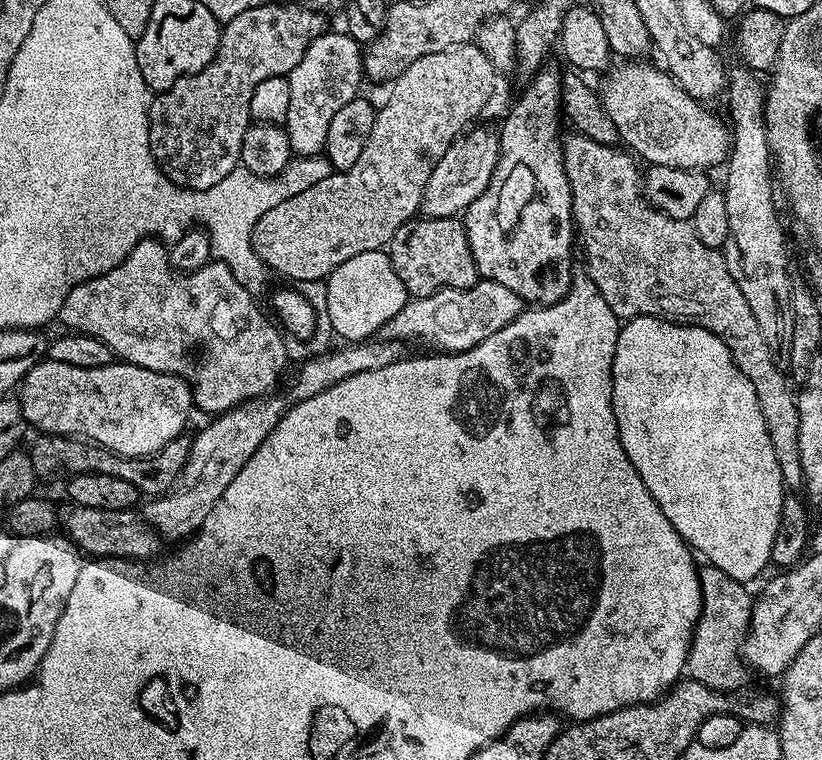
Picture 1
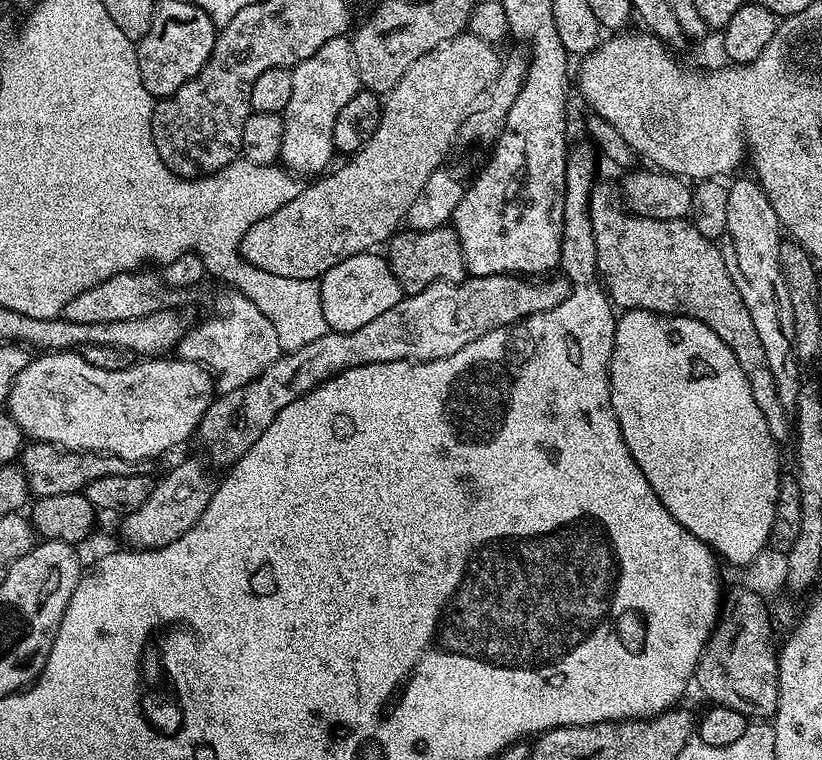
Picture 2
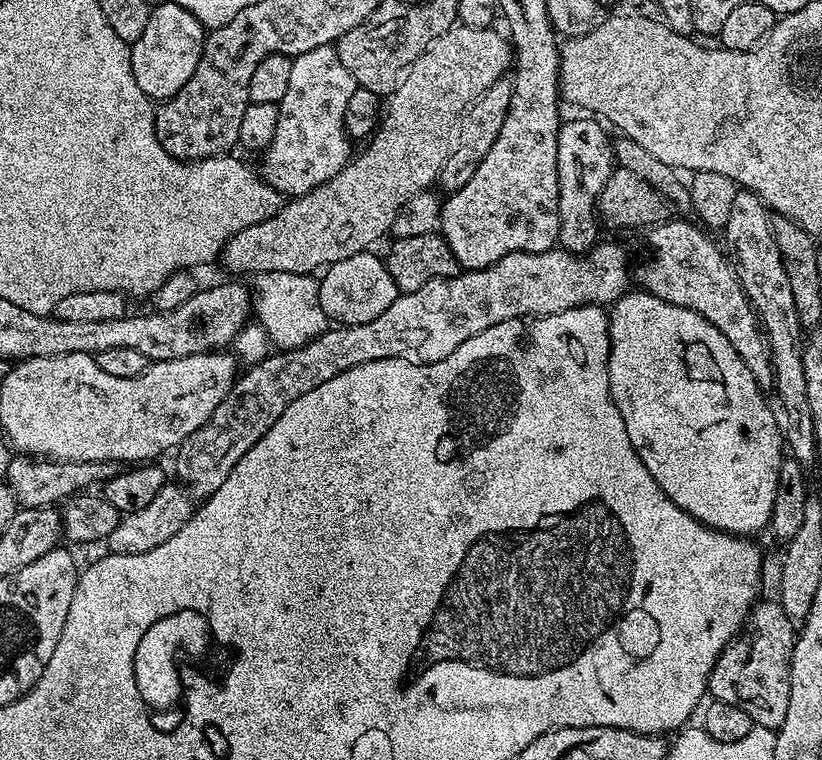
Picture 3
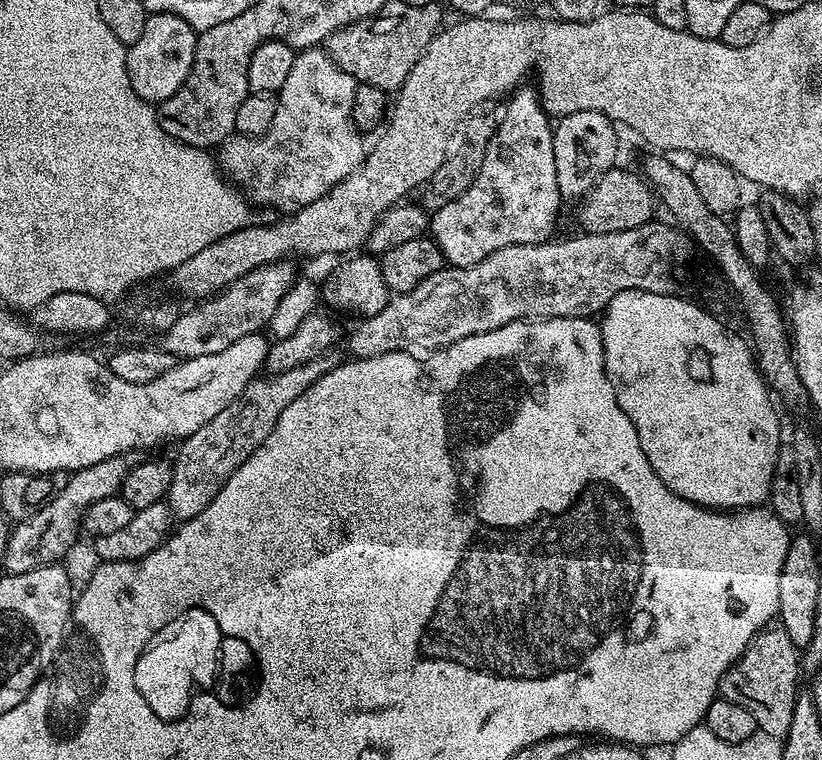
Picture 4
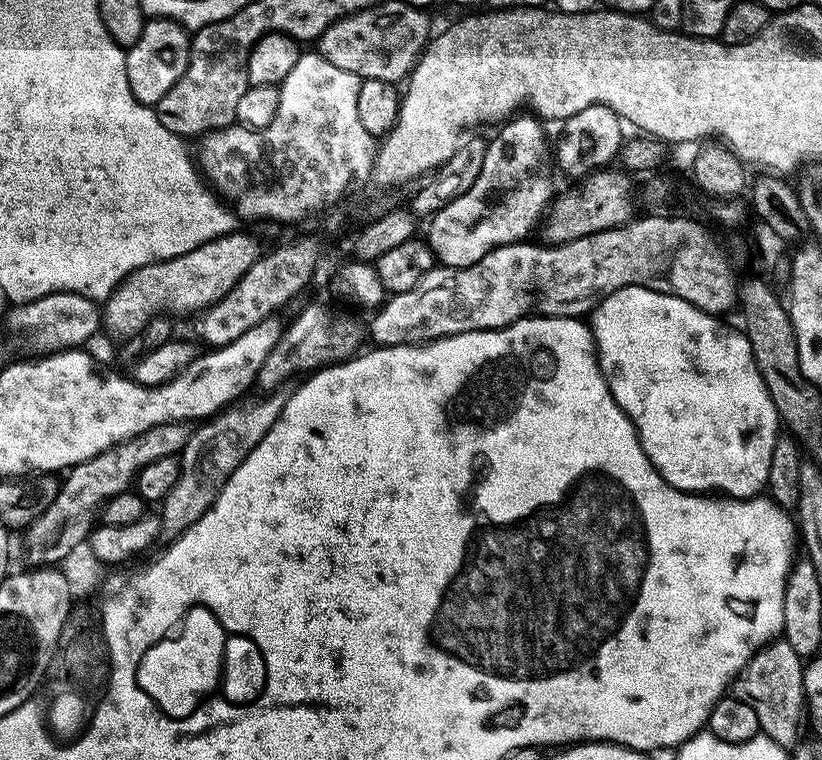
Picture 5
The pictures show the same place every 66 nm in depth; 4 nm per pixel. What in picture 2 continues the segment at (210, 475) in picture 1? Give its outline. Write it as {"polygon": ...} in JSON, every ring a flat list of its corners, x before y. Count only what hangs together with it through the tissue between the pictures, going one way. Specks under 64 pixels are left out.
{"polygon":[[184,460,181,464,176,464,164,476,164,481,160,485,158,483,151,489,146,502,139,506,138,510,123,517,122,534,128,539,129,547,136,550,151,550,153,548,165,548,170,546,178,538,182,538,182,534,186,534,186,530,190,530,197,522,198,518,202,518,202,514,206,510,206,506,210,502,214,491,214,480,208,477,208,472,196,460]]}

